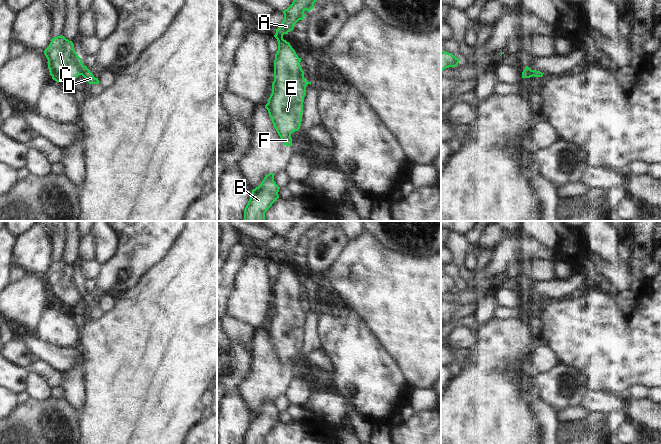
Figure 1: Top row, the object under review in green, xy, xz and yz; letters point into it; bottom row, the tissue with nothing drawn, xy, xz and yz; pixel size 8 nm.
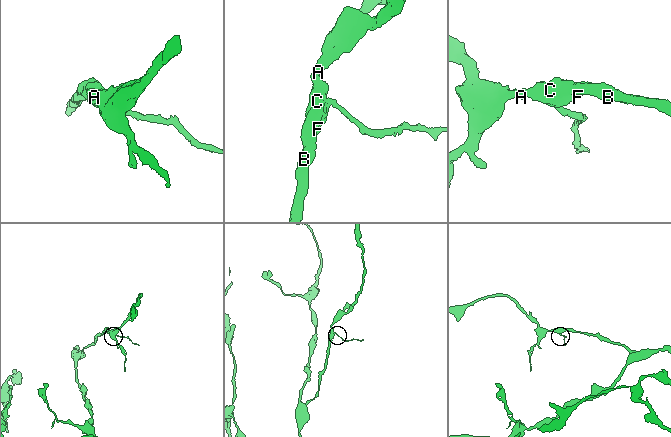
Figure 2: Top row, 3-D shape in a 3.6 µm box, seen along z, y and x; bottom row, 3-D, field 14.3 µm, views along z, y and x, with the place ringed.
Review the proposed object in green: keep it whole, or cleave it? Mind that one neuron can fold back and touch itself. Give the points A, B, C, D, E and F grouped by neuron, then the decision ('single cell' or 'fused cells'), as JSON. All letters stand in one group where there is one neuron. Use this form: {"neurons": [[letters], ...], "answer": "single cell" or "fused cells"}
{"neurons": [["A", "B", "C", "E", "F"], ["D"]], "answer": "fused cells"}

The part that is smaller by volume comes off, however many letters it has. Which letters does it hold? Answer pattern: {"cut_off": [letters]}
{"cut_off": ["D"]}

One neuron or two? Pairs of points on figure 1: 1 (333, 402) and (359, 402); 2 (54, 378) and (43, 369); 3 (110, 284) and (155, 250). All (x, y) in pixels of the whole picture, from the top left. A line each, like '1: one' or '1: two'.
1: two
2: one
3: one

